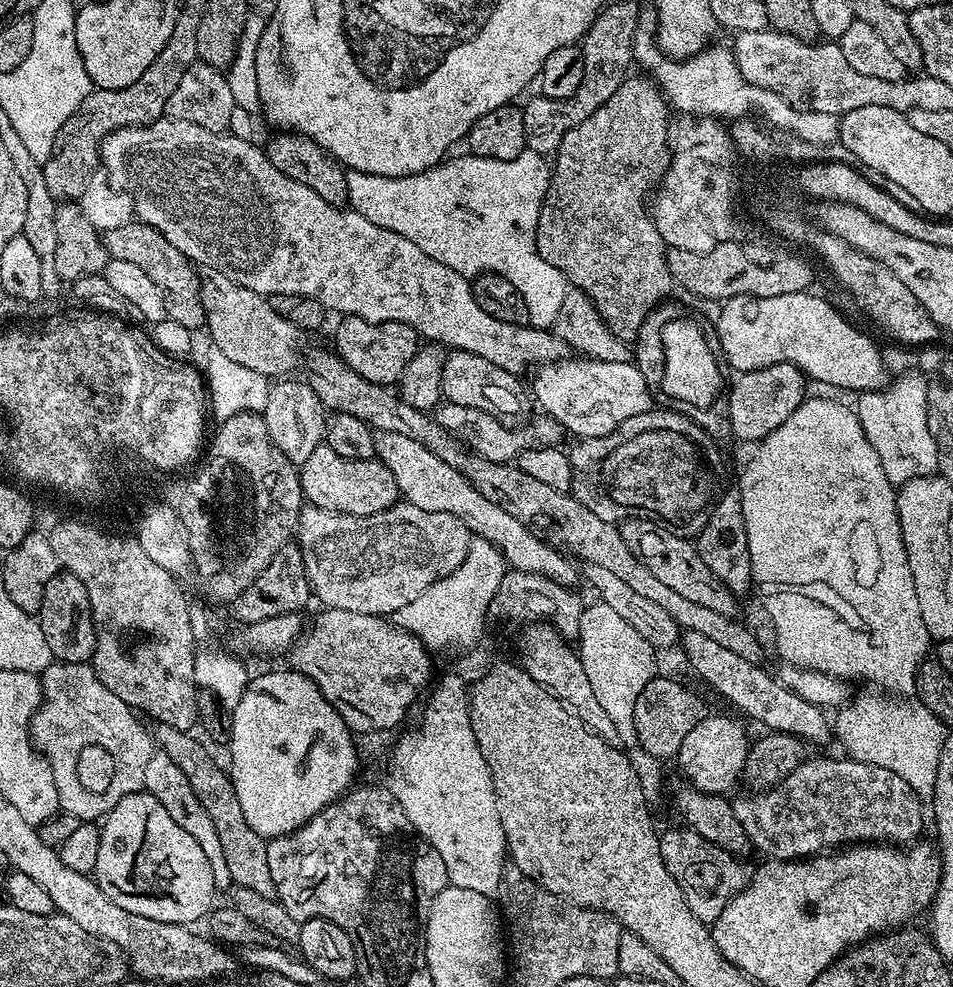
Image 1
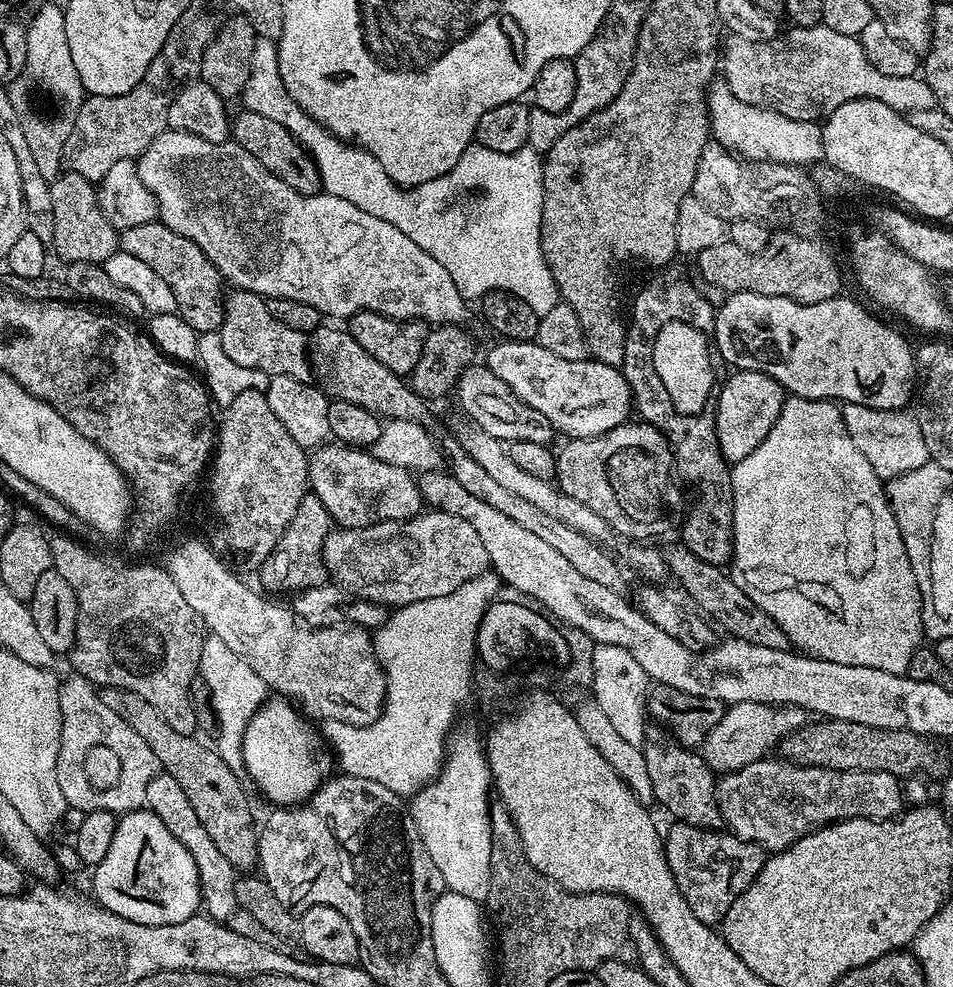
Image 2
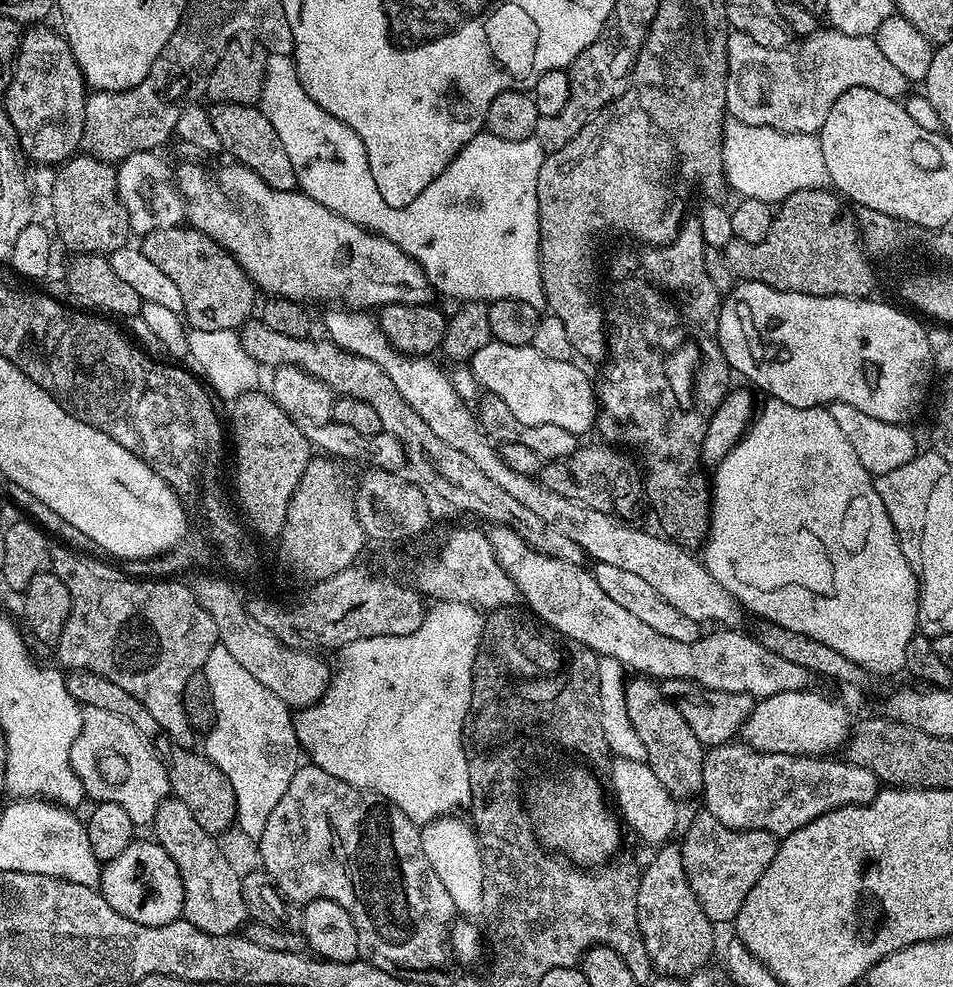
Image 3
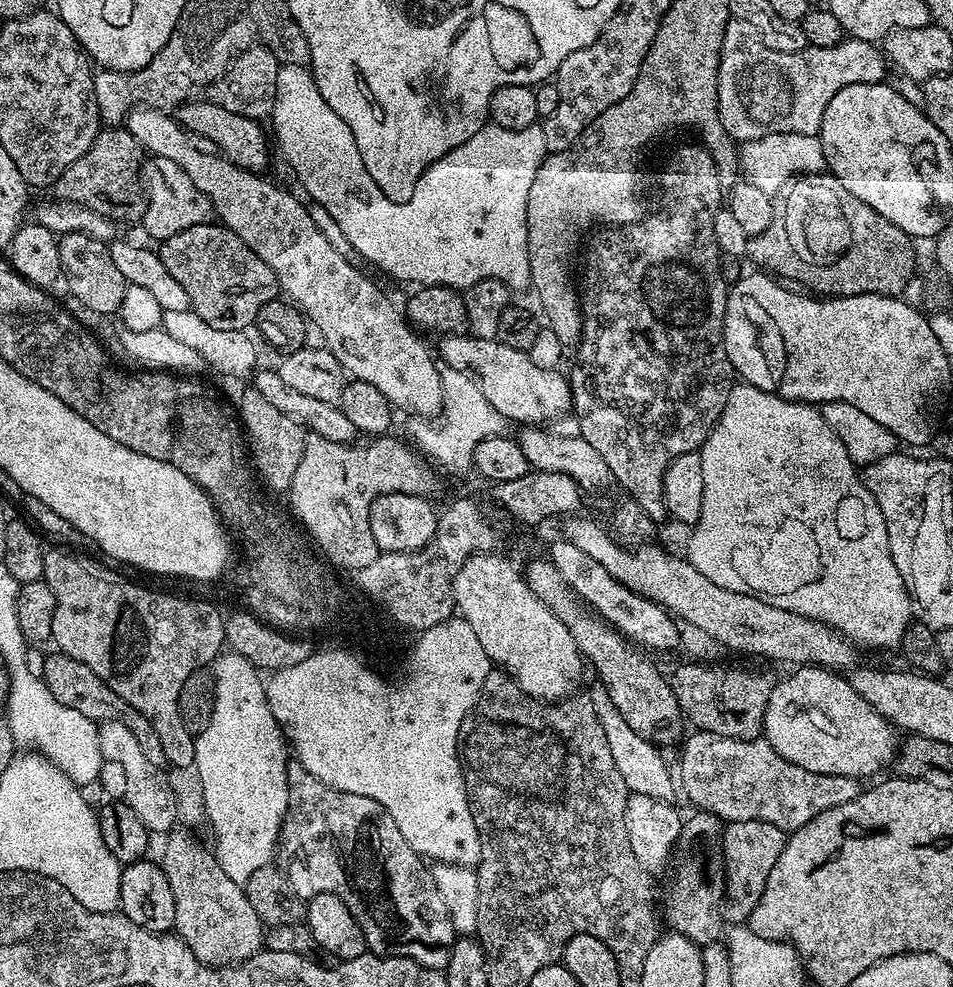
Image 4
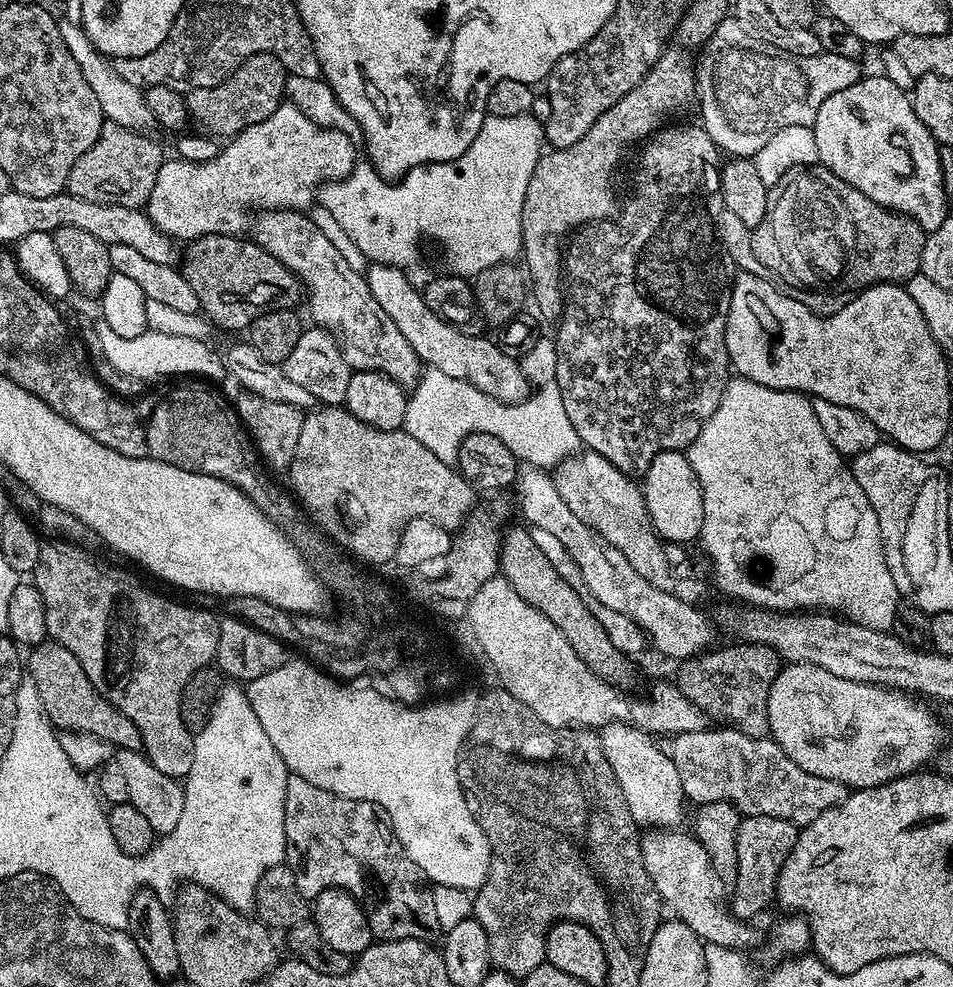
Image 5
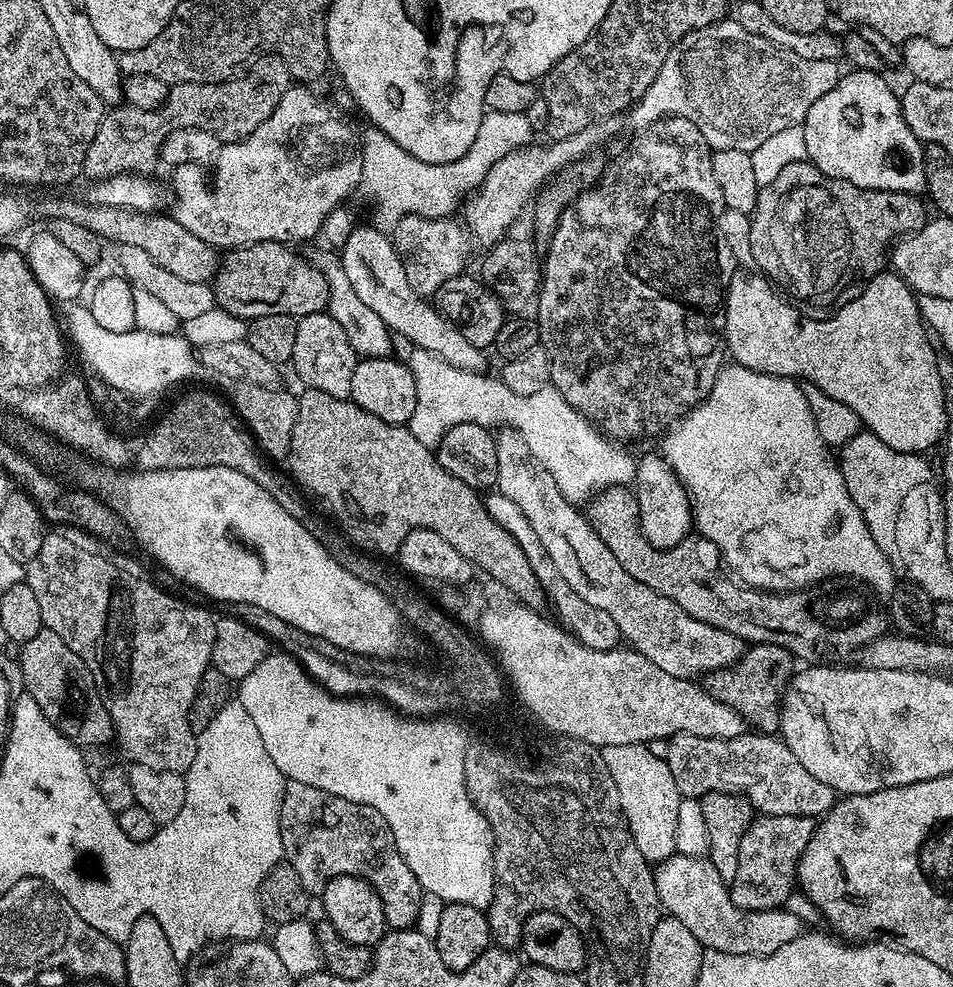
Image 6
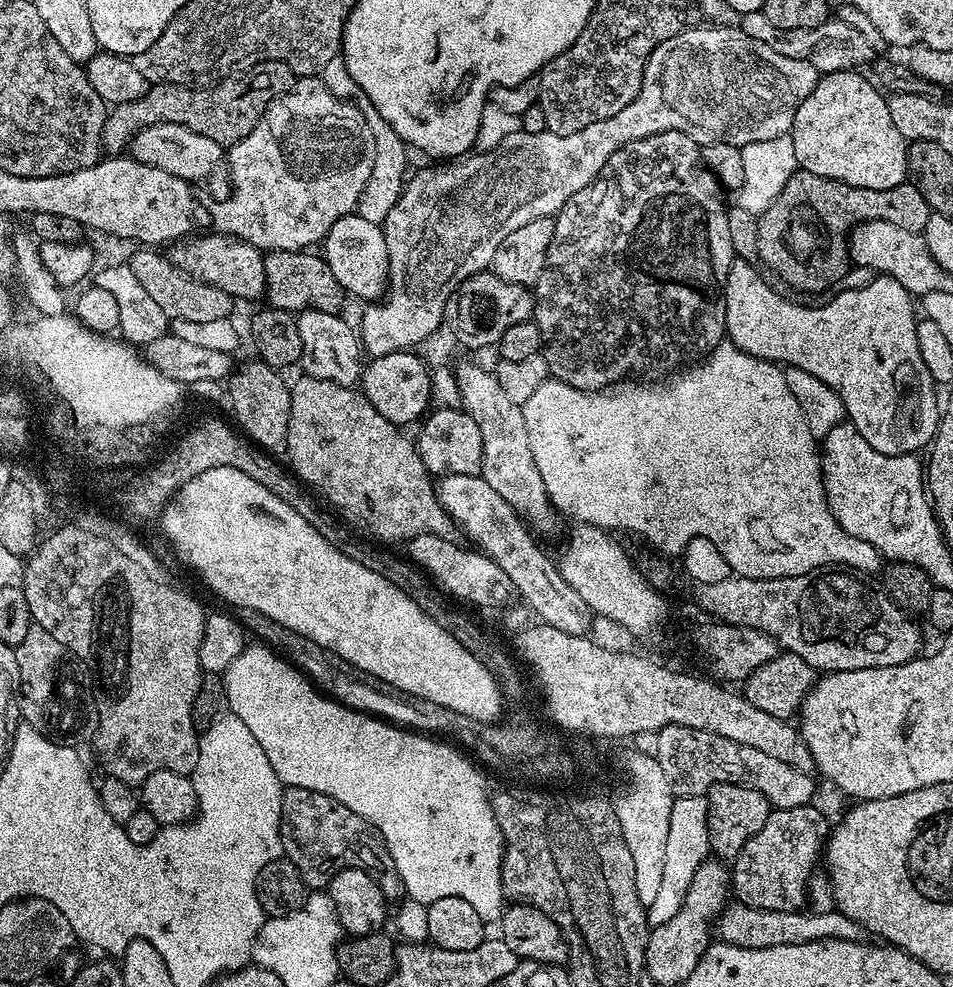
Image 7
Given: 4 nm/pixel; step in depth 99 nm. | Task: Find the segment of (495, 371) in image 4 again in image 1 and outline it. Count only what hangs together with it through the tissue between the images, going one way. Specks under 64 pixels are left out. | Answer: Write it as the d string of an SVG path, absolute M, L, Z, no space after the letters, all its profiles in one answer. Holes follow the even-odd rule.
M561 358L555 364L545 364L535 369L530 392L541 404L543 411L576 435L605 436L626 418L647 412L654 404L654 392L648 379L632 362L602 362L587 358Z

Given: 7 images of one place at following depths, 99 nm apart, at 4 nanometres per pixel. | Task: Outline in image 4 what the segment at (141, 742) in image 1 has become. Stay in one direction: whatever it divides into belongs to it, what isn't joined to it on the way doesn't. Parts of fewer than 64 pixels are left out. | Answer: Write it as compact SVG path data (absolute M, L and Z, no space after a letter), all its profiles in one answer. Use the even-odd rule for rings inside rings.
M109 720L99 725L100 729L100 755L110 762L122 762L126 773L126 802L142 818L148 827L149 833L167 834L177 827L176 796L172 793L172 784L159 772L157 765L142 754L142 746L138 746L138 738L125 726L121 720Z

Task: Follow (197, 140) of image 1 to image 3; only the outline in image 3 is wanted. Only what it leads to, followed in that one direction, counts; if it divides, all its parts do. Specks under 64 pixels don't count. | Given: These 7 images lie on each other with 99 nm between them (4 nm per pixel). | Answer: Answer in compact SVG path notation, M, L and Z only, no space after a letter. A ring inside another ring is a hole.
M227 163L217 172L211 172L204 164L177 167L174 172L176 187L184 196L187 223L225 248L261 293L301 302L336 300L332 302L343 302L356 310L379 310L385 304L426 304L433 299L434 289L424 269L394 242L350 222L299 190L279 192L262 182L262 178L244 164Z

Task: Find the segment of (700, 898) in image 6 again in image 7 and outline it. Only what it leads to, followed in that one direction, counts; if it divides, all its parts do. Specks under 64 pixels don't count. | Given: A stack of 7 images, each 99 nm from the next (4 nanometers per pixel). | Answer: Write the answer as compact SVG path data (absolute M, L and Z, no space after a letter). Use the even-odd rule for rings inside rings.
M732 902L714 921L714 932L721 941L743 948L769 948L770 946L794 946L802 942L819 940L860 940L862 929L846 914L832 911L816 913L811 910L787 912L786 910L758 910L742 903Z

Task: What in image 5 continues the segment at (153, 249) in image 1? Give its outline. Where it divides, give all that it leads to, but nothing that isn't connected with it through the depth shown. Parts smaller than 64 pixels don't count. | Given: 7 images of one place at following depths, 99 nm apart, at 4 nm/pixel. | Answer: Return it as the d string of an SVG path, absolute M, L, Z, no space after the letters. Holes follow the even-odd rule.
M210 234L187 245L188 253L182 256L182 271L186 282L194 286L194 292L200 299L200 307L203 315L213 325L225 328L228 332L247 330L252 325L254 318L258 318L263 312L274 308L295 309L296 303L302 300L302 285L300 279L291 272L274 254L262 250L255 239L244 240L240 236L223 236L222 234Z

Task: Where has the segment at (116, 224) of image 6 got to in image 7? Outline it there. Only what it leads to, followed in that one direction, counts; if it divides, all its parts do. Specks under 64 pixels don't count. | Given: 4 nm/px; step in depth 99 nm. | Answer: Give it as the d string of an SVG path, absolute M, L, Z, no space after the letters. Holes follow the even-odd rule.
M223 234L211 235L193 235L191 238L175 241L167 249L168 261L190 278L206 282L206 286L218 286L218 290L226 290L233 301L261 299L266 286L265 253L245 240Z

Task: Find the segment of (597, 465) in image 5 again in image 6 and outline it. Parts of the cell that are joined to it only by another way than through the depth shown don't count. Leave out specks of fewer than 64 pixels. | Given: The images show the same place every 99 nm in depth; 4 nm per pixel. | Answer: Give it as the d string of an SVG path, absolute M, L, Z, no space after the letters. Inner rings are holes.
M627 487L605 488L596 493L586 505L586 515L598 538L610 546L610 554L618 558L622 570L626 570L630 578L642 582L642 586L650 586L650 590L658 590L662 598L670 598L676 605L682 606L690 618L698 618L698 622L706 622L706 626L718 626L718 630L726 630L726 634L734 634L749 645L782 646L797 661L804 660L800 662L844 662L847 656L867 649L868 645L889 631L890 616L885 605L867 584L859 580L833 578L822 580L810 588L801 588L799 592L763 592L760 588L736 585L726 571L718 546L705 536L692 534L681 541L679 547L670 550L652 548L642 534L638 502Z

